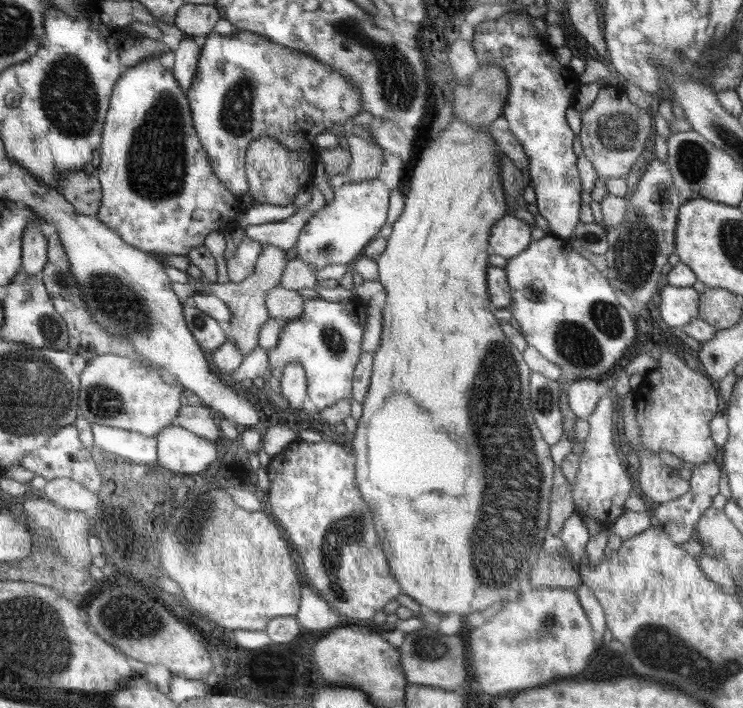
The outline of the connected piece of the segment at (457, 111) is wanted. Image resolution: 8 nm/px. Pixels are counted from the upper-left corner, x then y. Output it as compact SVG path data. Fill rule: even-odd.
M494 63L478 67L469 86L455 87L453 116L474 128L489 128L498 116L503 116L508 94L507 76L505 70Z

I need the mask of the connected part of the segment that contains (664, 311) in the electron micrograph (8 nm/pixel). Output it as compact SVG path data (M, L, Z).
M663 286L660 314L670 327L683 327L699 317L699 293L693 287Z

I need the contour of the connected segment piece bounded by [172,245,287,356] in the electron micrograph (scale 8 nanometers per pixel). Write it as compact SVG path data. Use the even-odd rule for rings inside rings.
M268 245L264 247L264 252L262 252L261 256L257 258L255 272L248 278L245 278L241 283L229 282L219 284L212 282L202 285L202 283L198 281L191 280L186 284L172 282L173 290L177 293L182 303L193 294L213 294L222 300L222 302L225 302L231 312L228 336L235 342L239 351L246 356L258 347L258 333L263 327L264 322L270 318L268 309L264 304L264 299L266 298L268 290L280 285L281 276L283 275L286 263L286 251L277 246Z

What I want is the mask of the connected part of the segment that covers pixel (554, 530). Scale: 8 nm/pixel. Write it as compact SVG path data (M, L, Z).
M554 470L554 502L550 502L550 533L556 537L564 529L565 522L574 512L573 491L571 482L560 472Z

